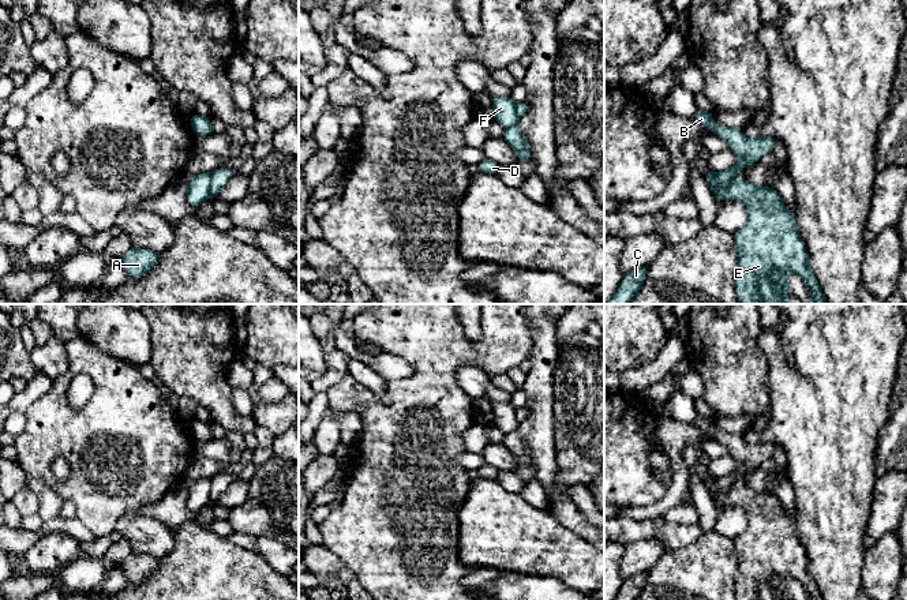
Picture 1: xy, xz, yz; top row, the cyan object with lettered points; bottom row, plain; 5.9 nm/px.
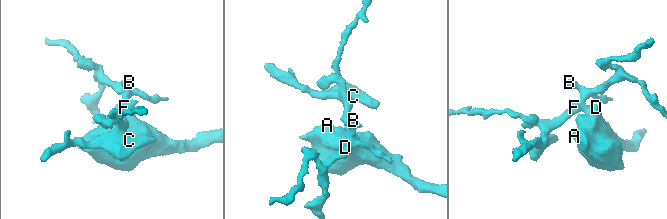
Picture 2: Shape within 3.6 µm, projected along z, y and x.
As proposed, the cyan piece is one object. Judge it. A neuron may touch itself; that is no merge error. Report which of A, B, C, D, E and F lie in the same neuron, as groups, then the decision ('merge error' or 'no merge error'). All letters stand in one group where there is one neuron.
A D E / B C F | merge error

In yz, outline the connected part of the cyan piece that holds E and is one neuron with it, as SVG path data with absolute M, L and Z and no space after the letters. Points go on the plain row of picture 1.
M713 476L705 480L715 503L719 507L739 505L747 517L747 526L732 539L738 560L737 600L791 600L786 584L790 577L807 590L809 600L824 600L809 571L807 555L797 535L794 520L787 514L779 498L771 492L757 492L747 484L737 485L730 495L724 496L716 490L715 480Z

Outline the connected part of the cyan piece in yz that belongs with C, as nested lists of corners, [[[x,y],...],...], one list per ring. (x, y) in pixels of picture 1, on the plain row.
[[[644,571],[626,578],[614,600],[637,600],[645,586],[645,581],[646,573]]]

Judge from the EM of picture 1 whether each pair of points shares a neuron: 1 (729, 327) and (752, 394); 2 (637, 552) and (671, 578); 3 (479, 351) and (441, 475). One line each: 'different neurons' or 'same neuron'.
1: same neuron
2: different neurons
3: same neuron

